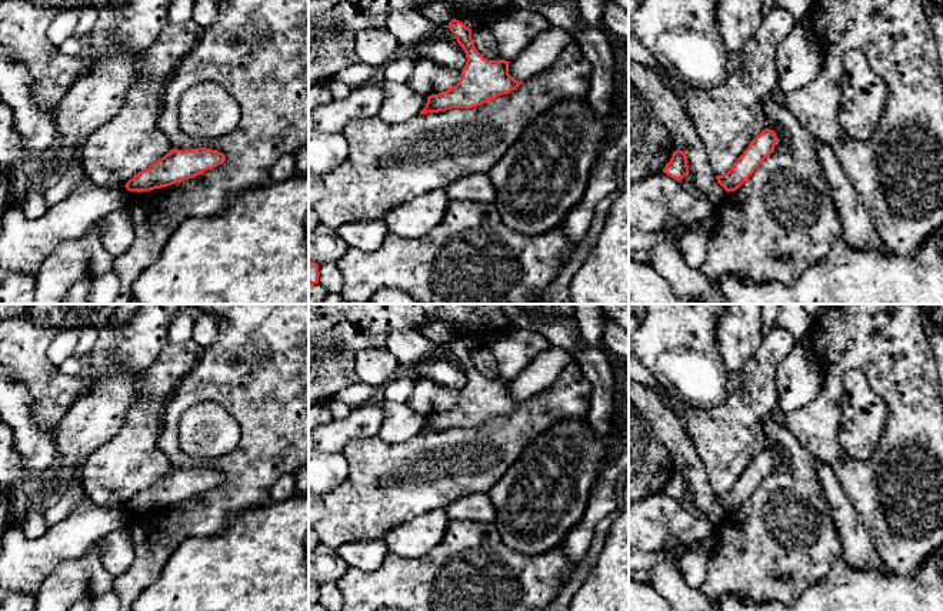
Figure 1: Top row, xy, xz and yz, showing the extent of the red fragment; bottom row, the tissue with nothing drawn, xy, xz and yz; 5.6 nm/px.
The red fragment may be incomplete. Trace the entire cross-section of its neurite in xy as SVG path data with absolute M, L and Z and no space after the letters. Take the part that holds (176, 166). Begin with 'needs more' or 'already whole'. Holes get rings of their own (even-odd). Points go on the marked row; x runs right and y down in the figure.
already whole | M199 147L190 150L173 148L164 157L139 171L126 183L129 191L150 191L193 178L226 161L217 150Z

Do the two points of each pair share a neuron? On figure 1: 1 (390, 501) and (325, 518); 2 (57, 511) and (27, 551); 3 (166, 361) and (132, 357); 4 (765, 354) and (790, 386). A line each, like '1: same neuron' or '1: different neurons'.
1: same neuron
2: different neurons
3: different neurons
4: different neurons

